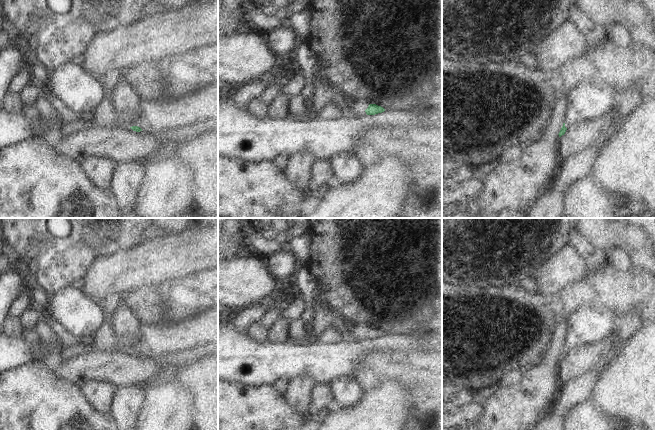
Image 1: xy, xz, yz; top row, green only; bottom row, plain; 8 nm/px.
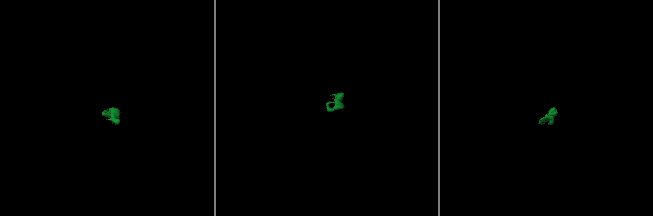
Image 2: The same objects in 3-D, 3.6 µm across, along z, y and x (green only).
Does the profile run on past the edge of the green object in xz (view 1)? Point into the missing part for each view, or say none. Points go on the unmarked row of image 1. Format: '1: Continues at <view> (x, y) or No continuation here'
1: Continues at xz (357, 333)

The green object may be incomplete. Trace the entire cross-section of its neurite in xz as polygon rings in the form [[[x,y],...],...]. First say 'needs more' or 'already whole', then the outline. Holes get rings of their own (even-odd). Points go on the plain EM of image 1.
needs more | [[[350,325],[349,331],[350,335],[348,336],[347,340],[352,342],[359,342],[365,339],[375,339],[385,335],[385,333],[381,330],[376,328],[369,328],[364,325]]]

